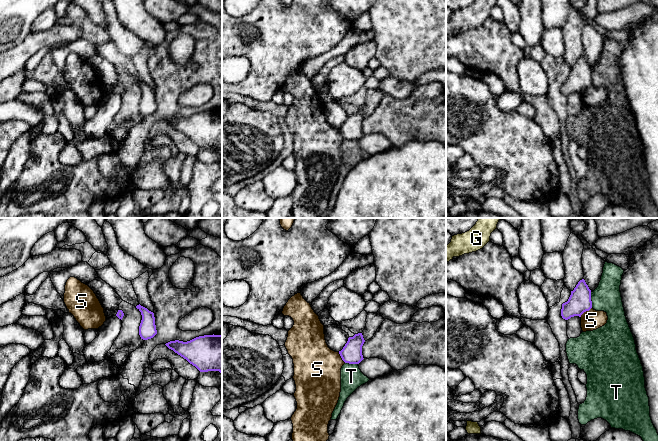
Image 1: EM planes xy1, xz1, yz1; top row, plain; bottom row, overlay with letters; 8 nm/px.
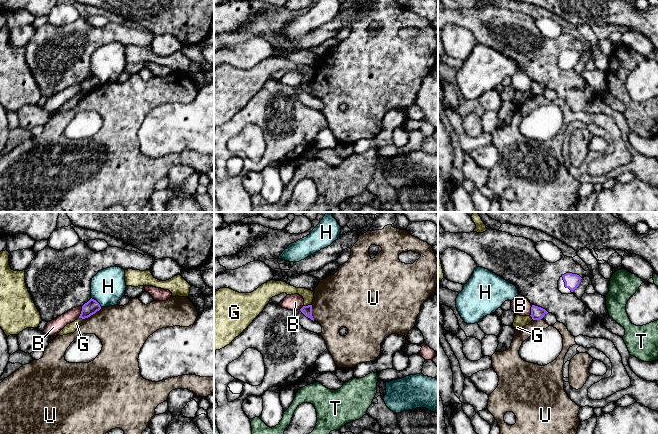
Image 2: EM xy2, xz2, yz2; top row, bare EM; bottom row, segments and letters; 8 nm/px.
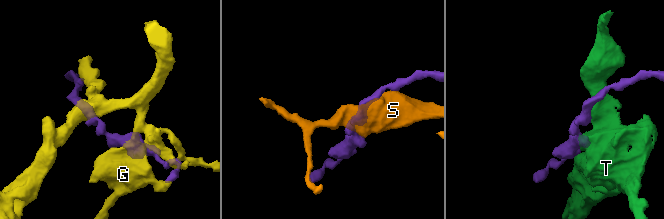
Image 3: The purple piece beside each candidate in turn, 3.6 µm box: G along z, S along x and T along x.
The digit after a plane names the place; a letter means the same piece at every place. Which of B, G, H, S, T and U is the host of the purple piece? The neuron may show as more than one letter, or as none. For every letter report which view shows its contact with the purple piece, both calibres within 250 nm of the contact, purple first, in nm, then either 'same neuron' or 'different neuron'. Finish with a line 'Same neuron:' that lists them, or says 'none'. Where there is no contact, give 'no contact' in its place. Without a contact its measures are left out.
B: meets purple in xy2; 110 nm thick on the purple side, 110 nm on the other; different neuron
G: meets purple in xz2; 80 nm thick on the purple side, 100 nm on the other; different neuron
H: meets purple in xy2; 110 nm thick on the purple side, 280 nm on the other; different neuron
S: meets purple in yz1; 180 nm thick on the purple side, 160 nm on the other; different neuron
T: meets purple in yz1; 180 nm thick on the purple side, 220 nm on the other; different neuron
U: meets purple in xy2; 110 nm thick on the purple side, 360 nm on the other; different neuron
Same neuron: none

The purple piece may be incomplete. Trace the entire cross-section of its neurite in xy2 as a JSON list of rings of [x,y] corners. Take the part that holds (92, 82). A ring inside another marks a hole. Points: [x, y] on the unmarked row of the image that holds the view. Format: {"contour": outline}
{"contour": [[[91,74],[87,79],[85,79],[82,82],[82,87],[79,94],[82,95],[88,94],[91,91],[95,90],[100,85],[101,85],[100,80],[96,76]]]}

